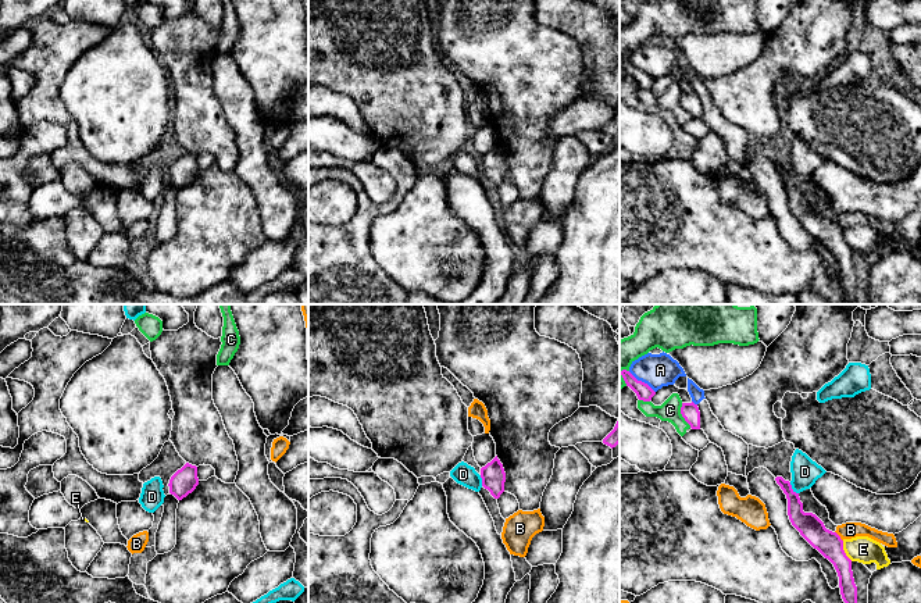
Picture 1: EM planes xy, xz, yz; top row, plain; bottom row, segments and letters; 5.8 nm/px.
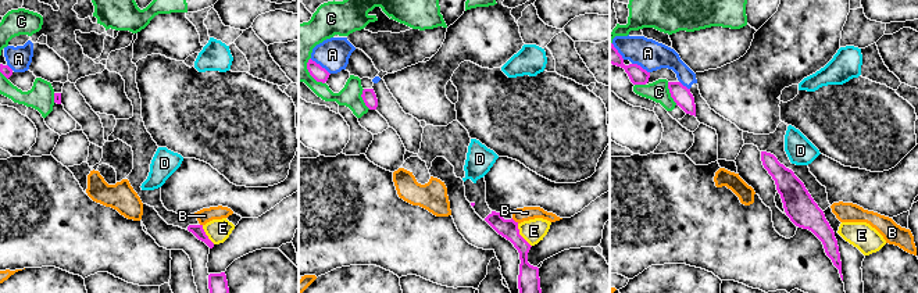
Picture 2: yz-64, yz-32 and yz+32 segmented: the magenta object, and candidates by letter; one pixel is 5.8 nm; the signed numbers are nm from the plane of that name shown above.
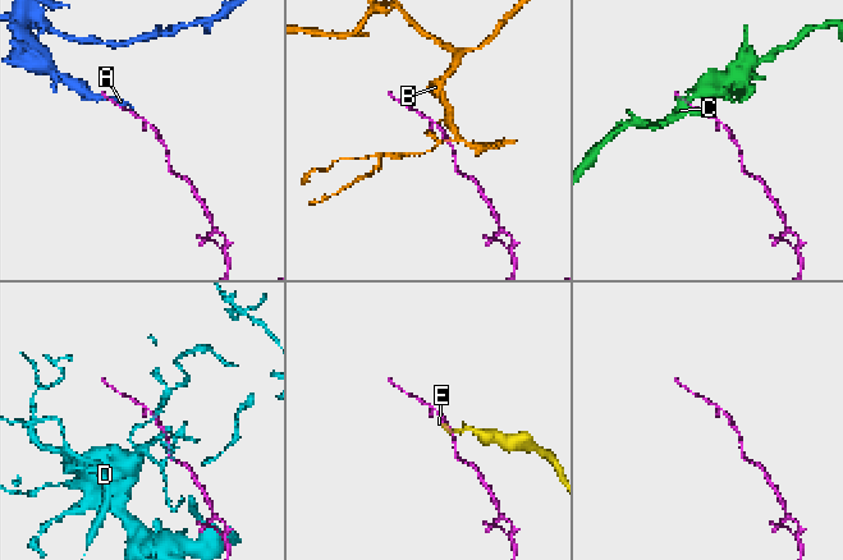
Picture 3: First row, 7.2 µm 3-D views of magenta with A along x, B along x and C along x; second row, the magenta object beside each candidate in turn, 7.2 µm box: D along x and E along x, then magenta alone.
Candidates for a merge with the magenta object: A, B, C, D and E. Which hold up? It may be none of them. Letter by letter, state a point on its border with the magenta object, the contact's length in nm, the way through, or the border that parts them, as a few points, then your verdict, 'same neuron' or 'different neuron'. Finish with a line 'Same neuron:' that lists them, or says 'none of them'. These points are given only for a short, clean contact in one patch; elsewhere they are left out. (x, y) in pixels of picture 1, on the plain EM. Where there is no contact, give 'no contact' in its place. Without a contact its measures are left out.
A: meets magenta in yz at (641, 70); contact 200 nm long; different neuron
B: meets magenta in yz at (839, 225); contact 80 nm long; border along yz (835, 220), (842, 229); different neuron
C: meets magenta in yz at (682, 104); contact 160 nm long; different neuron
D: meets magenta in yz at (791, 177); contact 90 nm long; border along yz (789, 171), (798, 182); different neuron
E: meets magenta in yz at (843, 239); contact 130 nm long; border along yz (842, 229), (842, 238), (852, 249); different neuron
Same neuron: none of them

